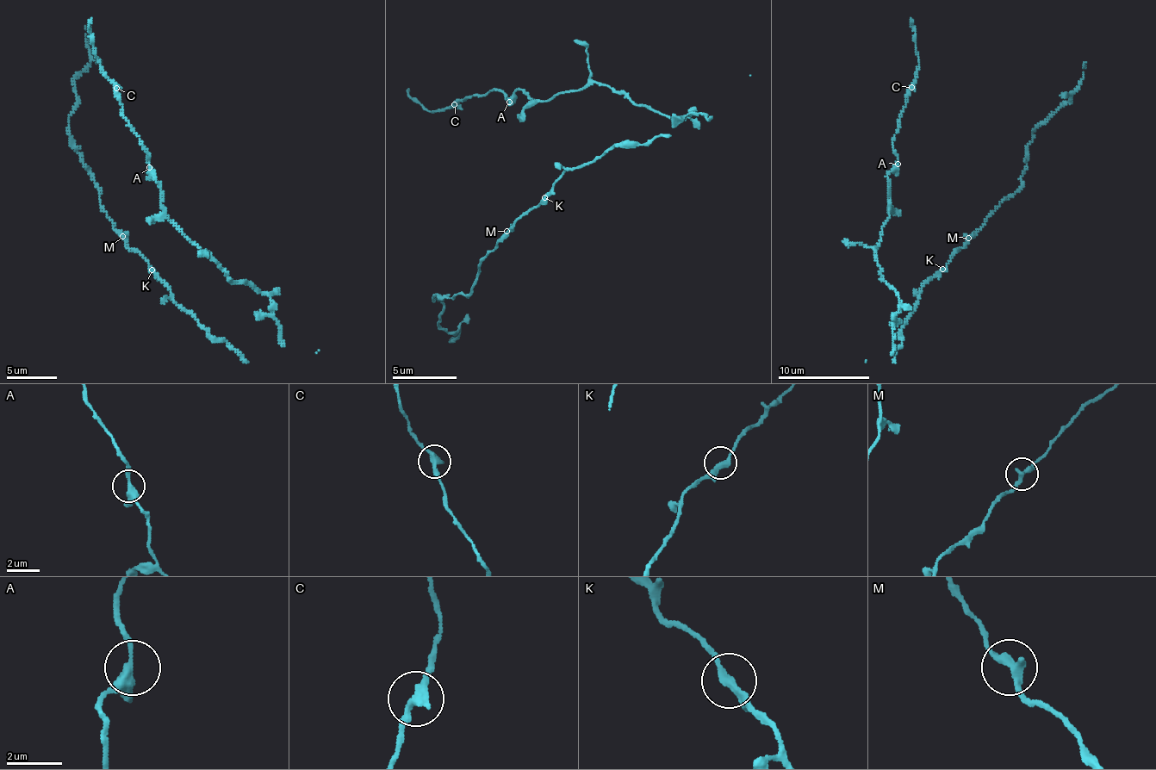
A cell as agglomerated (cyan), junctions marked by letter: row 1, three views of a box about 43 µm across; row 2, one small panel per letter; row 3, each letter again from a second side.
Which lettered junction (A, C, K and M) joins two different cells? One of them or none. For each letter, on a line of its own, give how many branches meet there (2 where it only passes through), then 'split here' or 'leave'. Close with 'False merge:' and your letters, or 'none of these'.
A: 2 | leave
C: 2 | leave
K: 2 | leave
M: 2 | leave
False merge: none of these

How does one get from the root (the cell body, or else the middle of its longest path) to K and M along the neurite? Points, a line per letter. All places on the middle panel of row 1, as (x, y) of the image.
K: (672, 136), (658, 134), (643, 145), (623, 143), (593, 163), (582, 162), (567, 170), (551, 192), (544, 197)
M: (672, 136), (658, 134), (643, 145), (623, 143), (593, 163), (570, 168), (556, 183), (551, 195), (506, 231)

